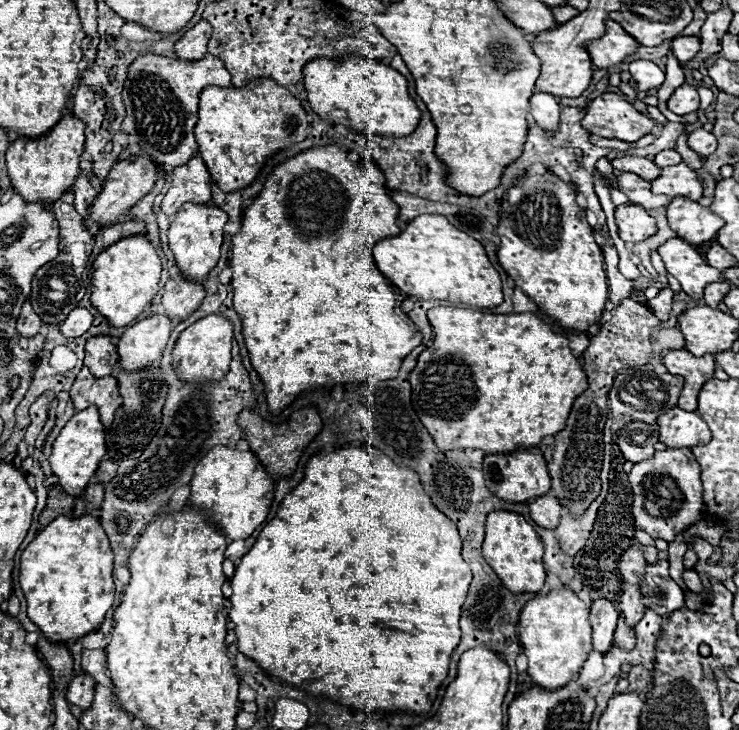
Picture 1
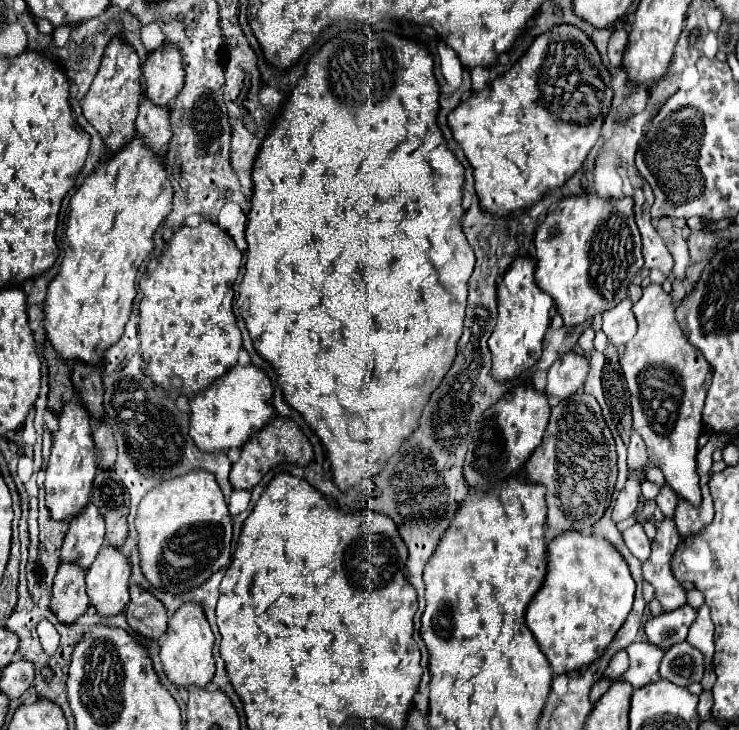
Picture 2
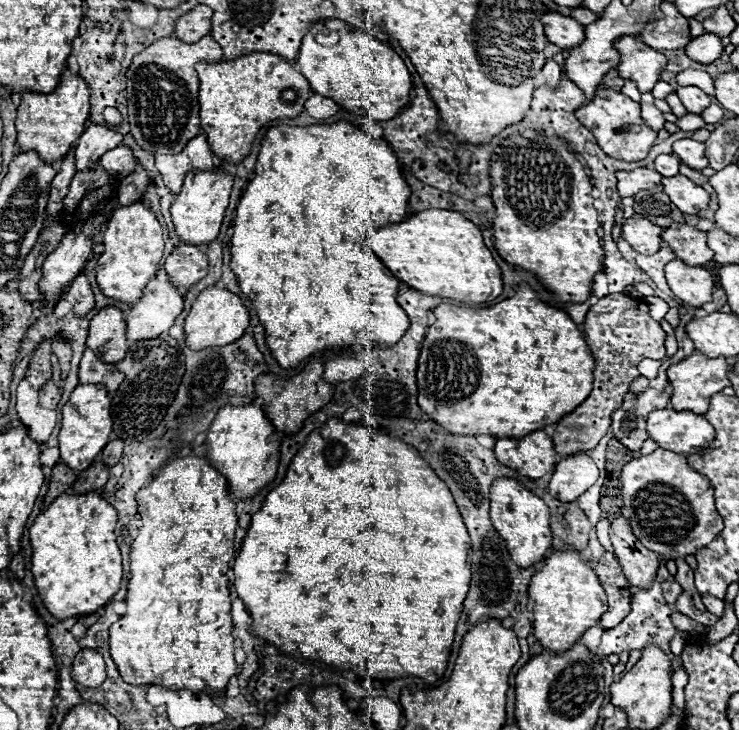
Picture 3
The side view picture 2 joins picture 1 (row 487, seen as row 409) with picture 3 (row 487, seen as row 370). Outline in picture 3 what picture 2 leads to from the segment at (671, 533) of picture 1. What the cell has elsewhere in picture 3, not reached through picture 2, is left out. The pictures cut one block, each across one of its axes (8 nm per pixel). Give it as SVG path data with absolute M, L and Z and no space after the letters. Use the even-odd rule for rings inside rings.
M654 450L622 468L622 500L628 508L634 536L652 552L666 560L684 558L704 548L722 530L722 518L716 514L714 490L710 480L690 468L684 454Z

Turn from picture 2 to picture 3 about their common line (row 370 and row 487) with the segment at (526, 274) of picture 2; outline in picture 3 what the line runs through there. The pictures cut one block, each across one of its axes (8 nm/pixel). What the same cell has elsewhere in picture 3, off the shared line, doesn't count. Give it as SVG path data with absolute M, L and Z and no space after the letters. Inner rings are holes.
M498 478L490 490L490 522L498 530L500 538L506 542L510 556L518 566L530 568L542 562L550 552L550 512L542 498L534 496L520 482L510 478Z

